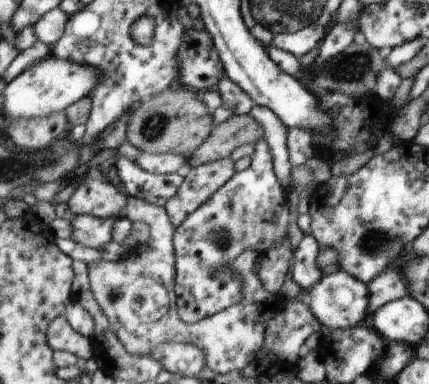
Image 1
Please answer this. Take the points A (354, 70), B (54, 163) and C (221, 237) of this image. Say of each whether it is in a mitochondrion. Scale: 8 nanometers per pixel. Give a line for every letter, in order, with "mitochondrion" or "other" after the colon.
A: mitochondrion
B: mitochondrion
C: mitochondrion

